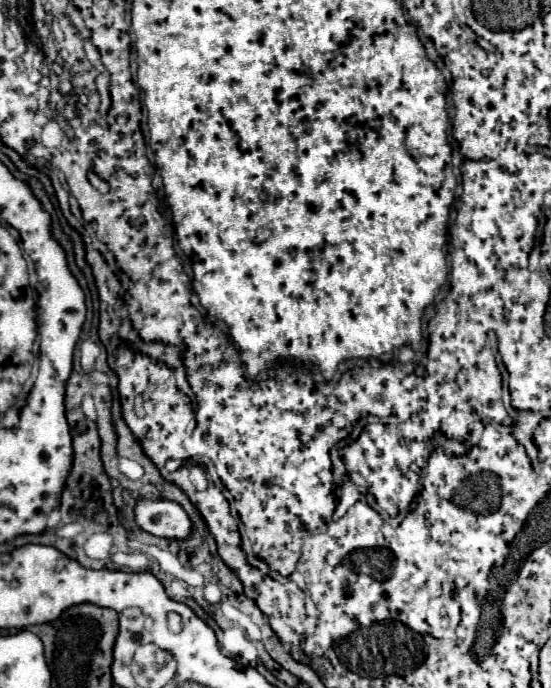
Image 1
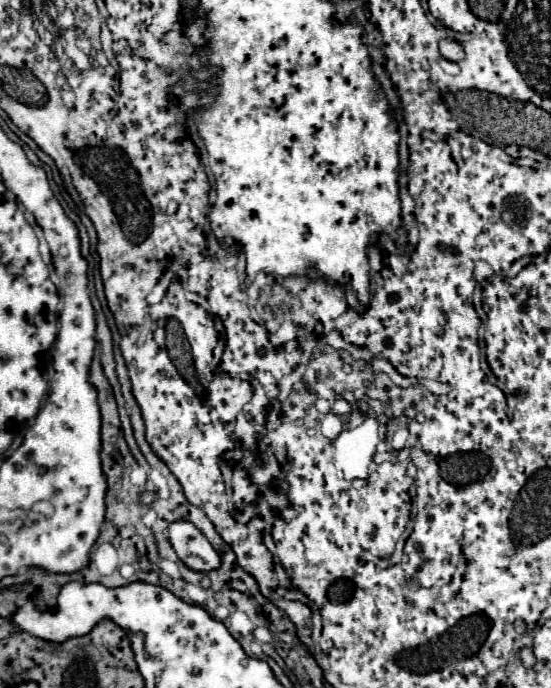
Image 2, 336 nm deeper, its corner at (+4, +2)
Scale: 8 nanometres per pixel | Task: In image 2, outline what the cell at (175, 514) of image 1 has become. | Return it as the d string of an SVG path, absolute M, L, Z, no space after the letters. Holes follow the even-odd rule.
M187 520L169 524L169 542L177 552L179 560L193 570L209 572L219 566L219 554L213 550L209 540Z

